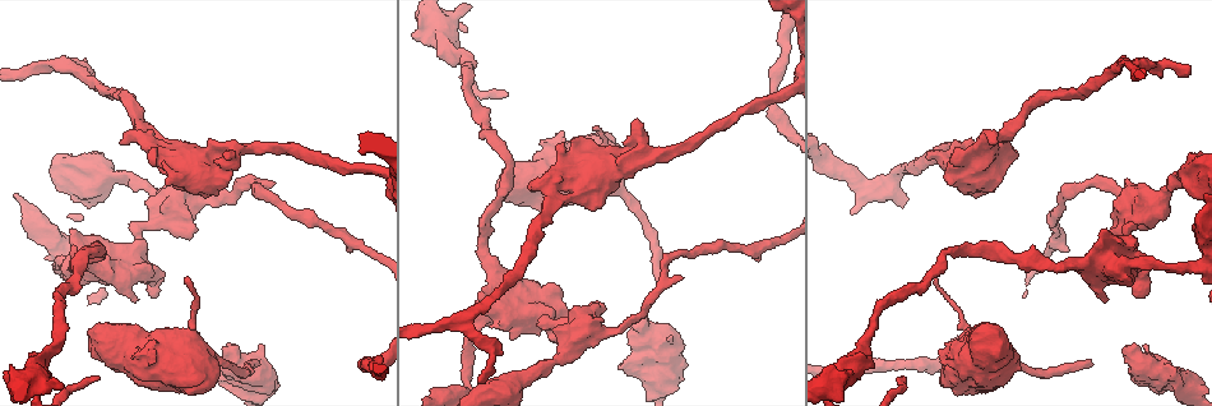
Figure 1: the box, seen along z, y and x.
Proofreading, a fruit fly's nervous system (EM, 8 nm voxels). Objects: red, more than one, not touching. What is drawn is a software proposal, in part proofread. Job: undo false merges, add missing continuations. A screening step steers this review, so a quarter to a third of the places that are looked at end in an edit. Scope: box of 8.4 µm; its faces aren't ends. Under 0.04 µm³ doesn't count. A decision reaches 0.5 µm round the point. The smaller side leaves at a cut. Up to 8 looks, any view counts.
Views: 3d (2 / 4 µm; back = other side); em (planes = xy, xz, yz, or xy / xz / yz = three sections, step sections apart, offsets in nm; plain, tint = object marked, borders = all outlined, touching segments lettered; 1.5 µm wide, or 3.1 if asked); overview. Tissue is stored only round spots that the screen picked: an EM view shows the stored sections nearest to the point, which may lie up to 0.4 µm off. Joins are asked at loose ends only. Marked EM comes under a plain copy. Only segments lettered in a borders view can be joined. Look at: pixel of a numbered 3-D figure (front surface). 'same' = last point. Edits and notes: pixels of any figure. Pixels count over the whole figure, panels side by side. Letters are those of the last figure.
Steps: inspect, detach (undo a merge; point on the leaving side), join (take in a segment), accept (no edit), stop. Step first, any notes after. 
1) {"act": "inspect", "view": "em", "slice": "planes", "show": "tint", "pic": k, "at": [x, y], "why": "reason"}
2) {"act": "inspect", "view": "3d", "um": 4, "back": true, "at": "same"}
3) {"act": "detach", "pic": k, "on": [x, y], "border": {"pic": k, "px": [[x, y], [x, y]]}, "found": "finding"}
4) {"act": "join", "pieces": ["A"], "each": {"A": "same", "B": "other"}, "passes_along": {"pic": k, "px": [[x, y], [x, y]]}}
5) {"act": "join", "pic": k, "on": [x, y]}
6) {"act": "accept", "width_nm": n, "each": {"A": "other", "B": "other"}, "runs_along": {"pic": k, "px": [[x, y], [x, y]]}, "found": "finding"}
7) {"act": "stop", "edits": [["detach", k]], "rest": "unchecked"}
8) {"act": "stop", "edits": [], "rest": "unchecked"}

{"act": "inspect", "view": "em", "slice": "planes", "show": "borders", "pic": 1, "at": [1107, 299], "why": "stops while still wide"}

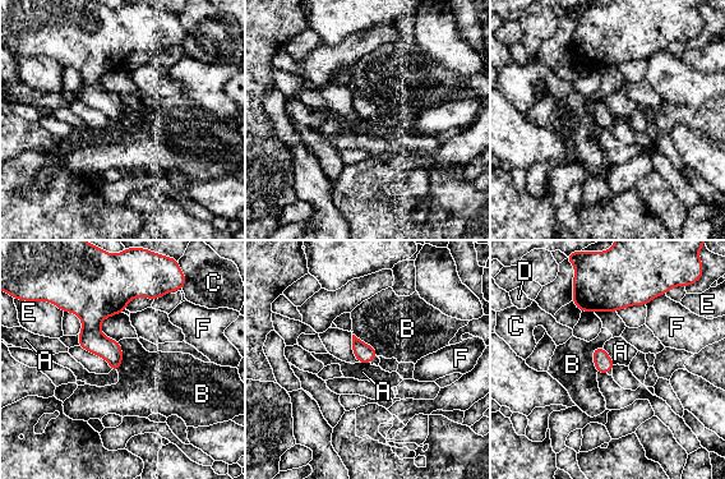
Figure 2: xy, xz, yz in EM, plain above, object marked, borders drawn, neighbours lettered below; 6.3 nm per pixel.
{"act": "accept", "each": {"A": "other", "B": "other", "C": "other", "D": "other", "E": "other", "F": "other"}, "runs_along": {"pic": 2, "px": [[132, 289], [95, 319], [114, 367]]}, "found": "no lettered segment goes on from it"}

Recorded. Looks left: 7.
{"act": "inspect", "view": "em", "slice": "planes", "show": "tint", "pic": 1, "at": [984, 145], "why": "thick turns thin"}

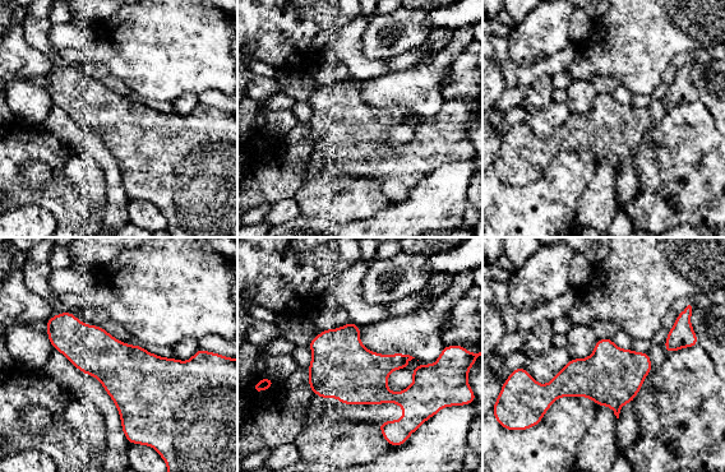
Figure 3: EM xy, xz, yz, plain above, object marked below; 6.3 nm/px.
{"act": "inspect", "view": "em", "slice": "planes", "show": "borders", "at": "same", "why": "what lies round it"}

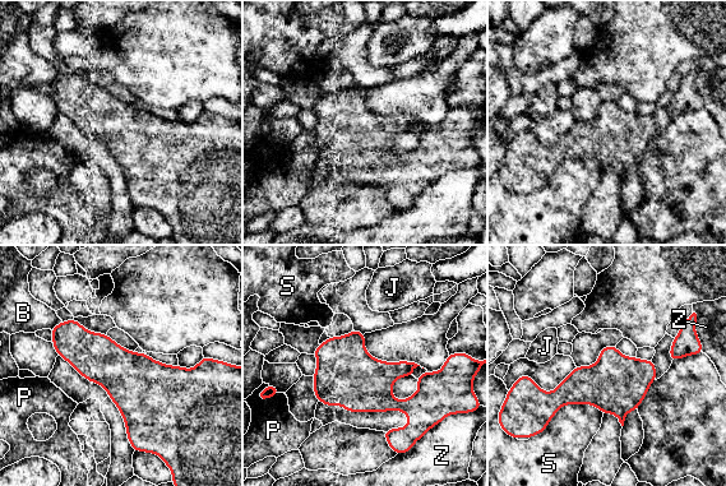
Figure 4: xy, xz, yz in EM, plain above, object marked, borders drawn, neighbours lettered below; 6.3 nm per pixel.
{"act": "accept", "each": {"B": "other", "J": "other", "P": "other", "S": "other", "Z": "other"}, "found": "one neuron here"}

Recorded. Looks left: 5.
{"act": "inspect", "view": "3d", "um": 4, "pic": 1, "at": [200, 200], "why": "thick turns thin"}

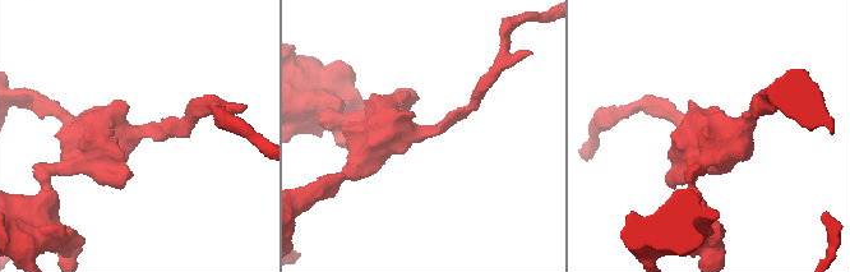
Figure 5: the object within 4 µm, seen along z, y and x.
{"act": "inspect", "view": "em", "slice": "xy", "step": 8, "show": "tint", "pic": 5, "at": [421, 134], "why": "now the EM"}

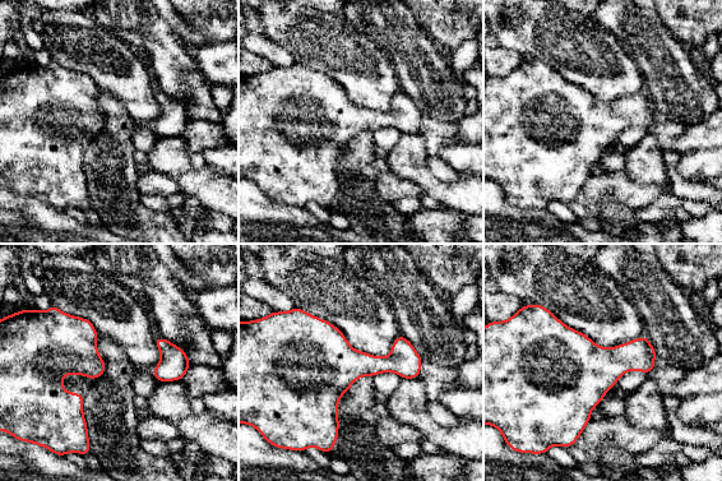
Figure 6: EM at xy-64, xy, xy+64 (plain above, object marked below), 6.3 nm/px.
{"act": "inspect", "view": "em", "slice": "xz", "step": 4, "show": "borders", "at": "same", "why": "another direction"}

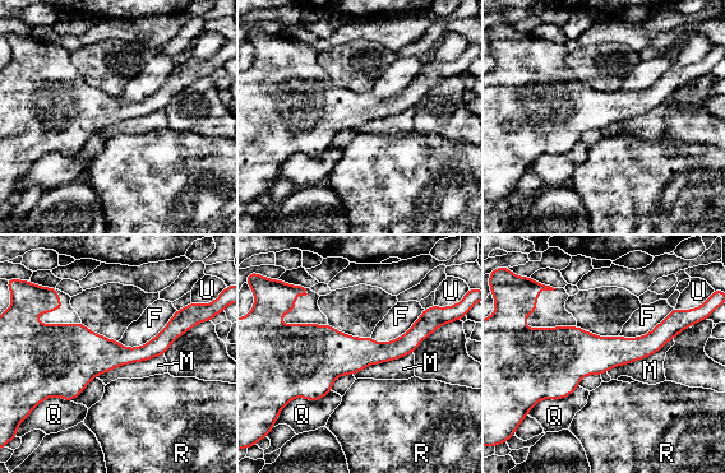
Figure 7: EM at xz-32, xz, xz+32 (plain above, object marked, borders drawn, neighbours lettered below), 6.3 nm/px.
{"act": "accept", "each": {"F": "other", "M": "other", "Q": "other", "R": "other", "U": "other"}, "border": {"pic": 7, "px": [[164, 355], [123, 363], [96, 376]]}, "found": "all the same neuron"}

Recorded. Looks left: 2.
{"act": "stop", "edits": [], "rest": "unchecked"}

